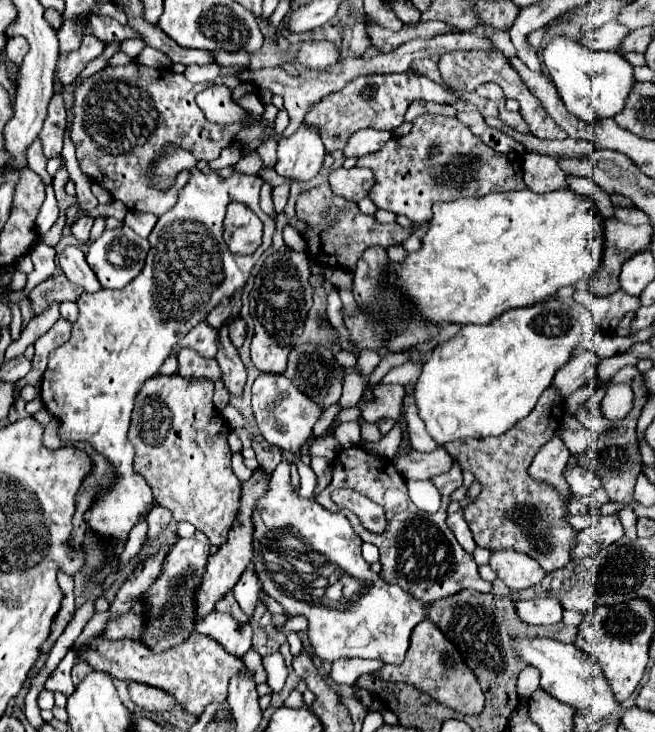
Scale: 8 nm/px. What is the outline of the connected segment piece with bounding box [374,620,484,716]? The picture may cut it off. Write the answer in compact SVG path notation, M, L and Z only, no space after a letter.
M422 620L410 636L410 648L406 652L406 660L398 666L386 666L378 670L374 676L390 682L408 682L420 688L422 692L436 698L446 708L452 708L466 716L478 716L484 710L484 692L472 674L472 670L464 664L460 652L454 644L436 628L434 622Z

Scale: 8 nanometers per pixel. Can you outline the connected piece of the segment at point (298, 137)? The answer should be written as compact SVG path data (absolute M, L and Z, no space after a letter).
M300 124L300 128L292 136L278 140L276 172L300 182L312 180L322 168L324 154L326 150L322 138L318 136L318 128Z

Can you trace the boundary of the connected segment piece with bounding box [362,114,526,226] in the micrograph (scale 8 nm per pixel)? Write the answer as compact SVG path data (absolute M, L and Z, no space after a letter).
M422 114L414 120L410 134L400 138L390 138L378 152L362 156L362 166L372 168L376 184L370 190L372 202L394 214L408 216L414 224L424 226L430 222L432 204L442 200L458 198L480 198L490 192L506 190L524 190L522 164L520 164L520 186L516 182L516 164L518 156L502 154L478 140L468 126L458 118L440 116L440 114Z

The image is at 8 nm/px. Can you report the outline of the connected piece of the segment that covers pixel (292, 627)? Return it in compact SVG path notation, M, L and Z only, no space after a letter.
M296 616L296 618L288 618L282 626L276 626L276 632L282 632L284 636L288 636L290 632L304 632L308 626L306 618L302 616Z

